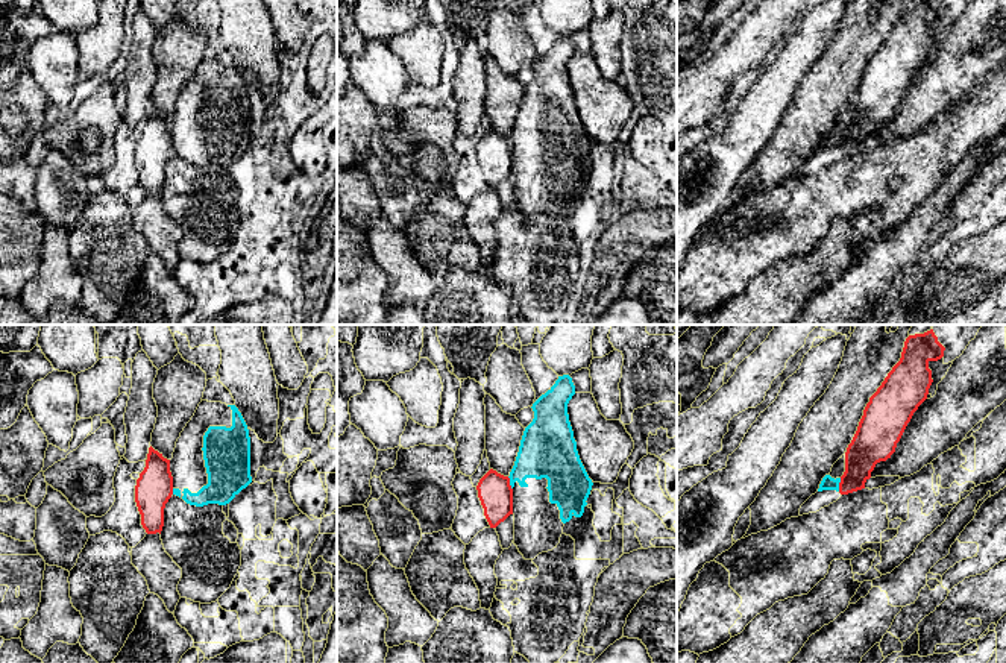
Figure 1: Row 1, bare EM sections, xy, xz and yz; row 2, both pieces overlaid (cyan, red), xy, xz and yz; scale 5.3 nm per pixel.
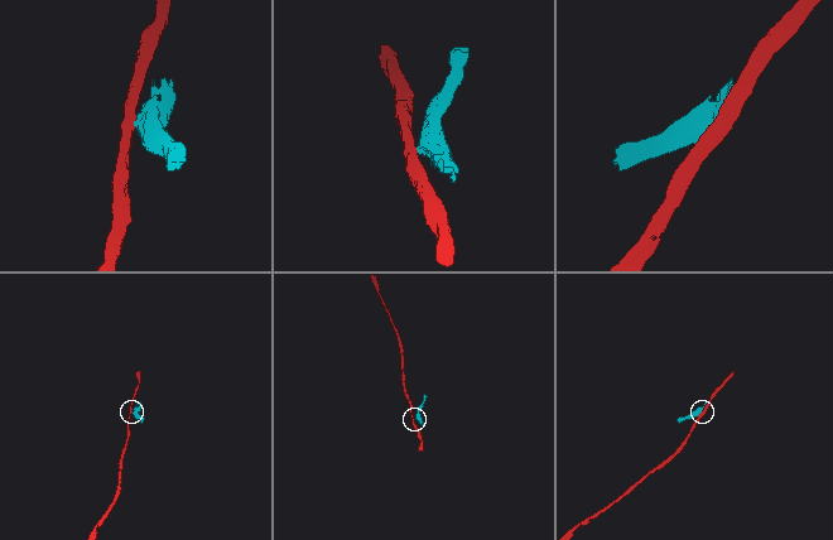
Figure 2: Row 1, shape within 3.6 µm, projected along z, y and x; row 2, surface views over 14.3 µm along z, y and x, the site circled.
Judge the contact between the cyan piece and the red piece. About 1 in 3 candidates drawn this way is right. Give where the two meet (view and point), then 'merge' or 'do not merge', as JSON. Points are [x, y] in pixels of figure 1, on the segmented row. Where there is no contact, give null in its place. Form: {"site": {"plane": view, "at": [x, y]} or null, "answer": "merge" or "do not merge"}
{"site": {"plane": "yz", "at": [838, 484]}, "answer": "do not merge"}

